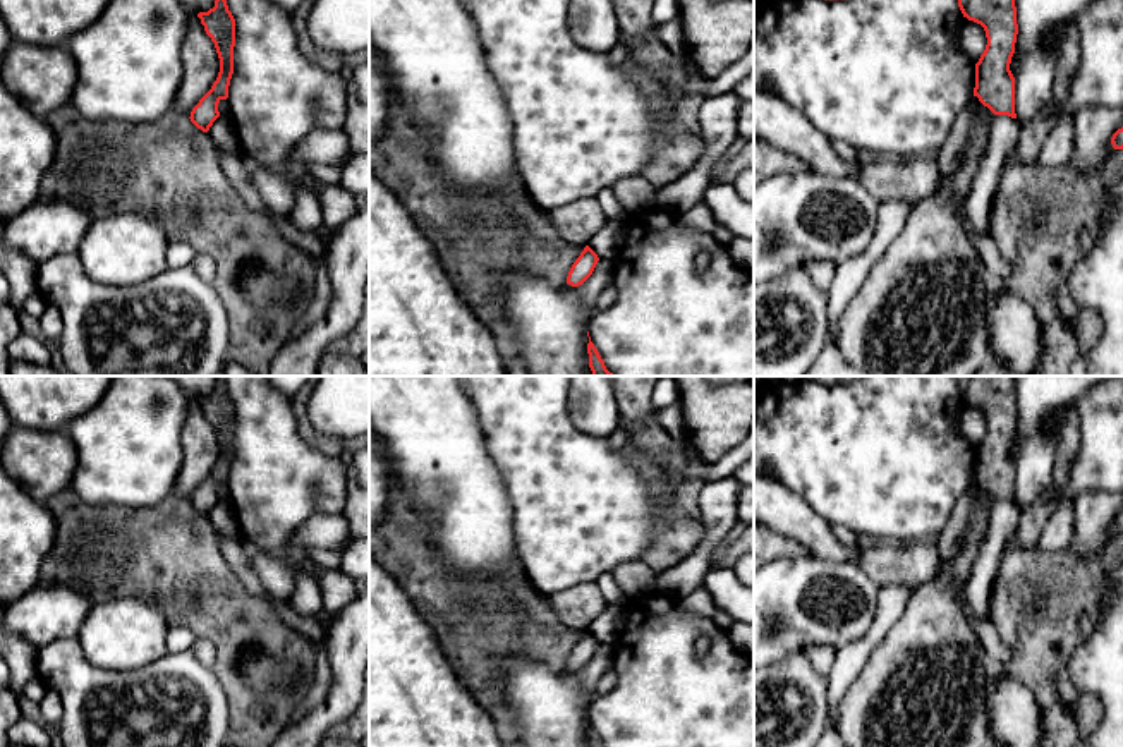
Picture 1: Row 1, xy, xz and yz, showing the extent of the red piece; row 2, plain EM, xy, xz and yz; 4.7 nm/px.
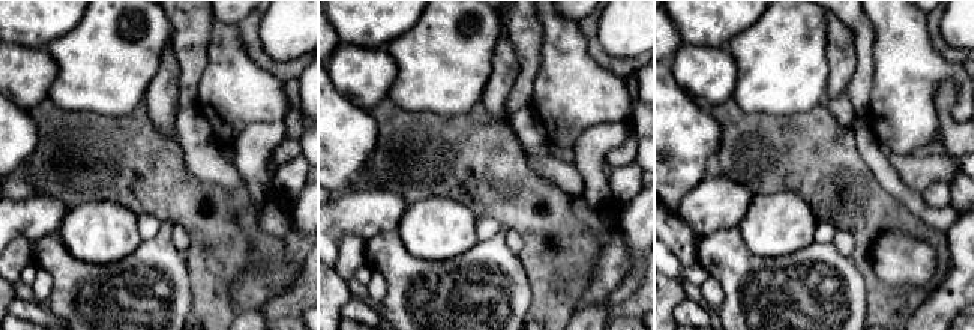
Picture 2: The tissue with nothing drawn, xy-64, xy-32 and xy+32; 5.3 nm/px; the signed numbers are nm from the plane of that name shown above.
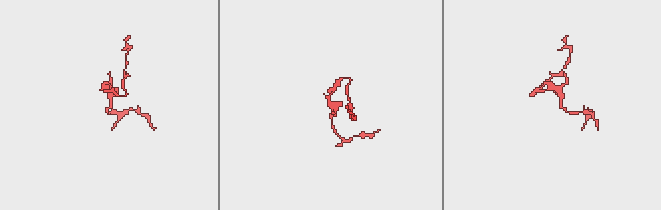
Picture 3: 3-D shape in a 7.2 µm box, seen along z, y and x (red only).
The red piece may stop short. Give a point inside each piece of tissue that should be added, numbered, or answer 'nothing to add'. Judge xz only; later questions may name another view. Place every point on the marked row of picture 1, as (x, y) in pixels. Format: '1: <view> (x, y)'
nothing to add

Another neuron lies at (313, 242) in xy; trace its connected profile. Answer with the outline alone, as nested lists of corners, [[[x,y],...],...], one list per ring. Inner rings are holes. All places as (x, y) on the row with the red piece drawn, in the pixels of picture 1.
[[[218,153],[218,161],[222,172],[228,179],[228,182],[235,187],[239,196],[244,199],[247,206],[252,210],[266,215],[271,223],[275,225],[276,232],[302,252],[319,259],[330,242],[331,232],[325,227],[318,230],[297,230],[288,215],[276,215],[270,211],[264,203],[261,201],[259,194],[251,184],[249,168],[246,167],[244,160],[232,153]]]

